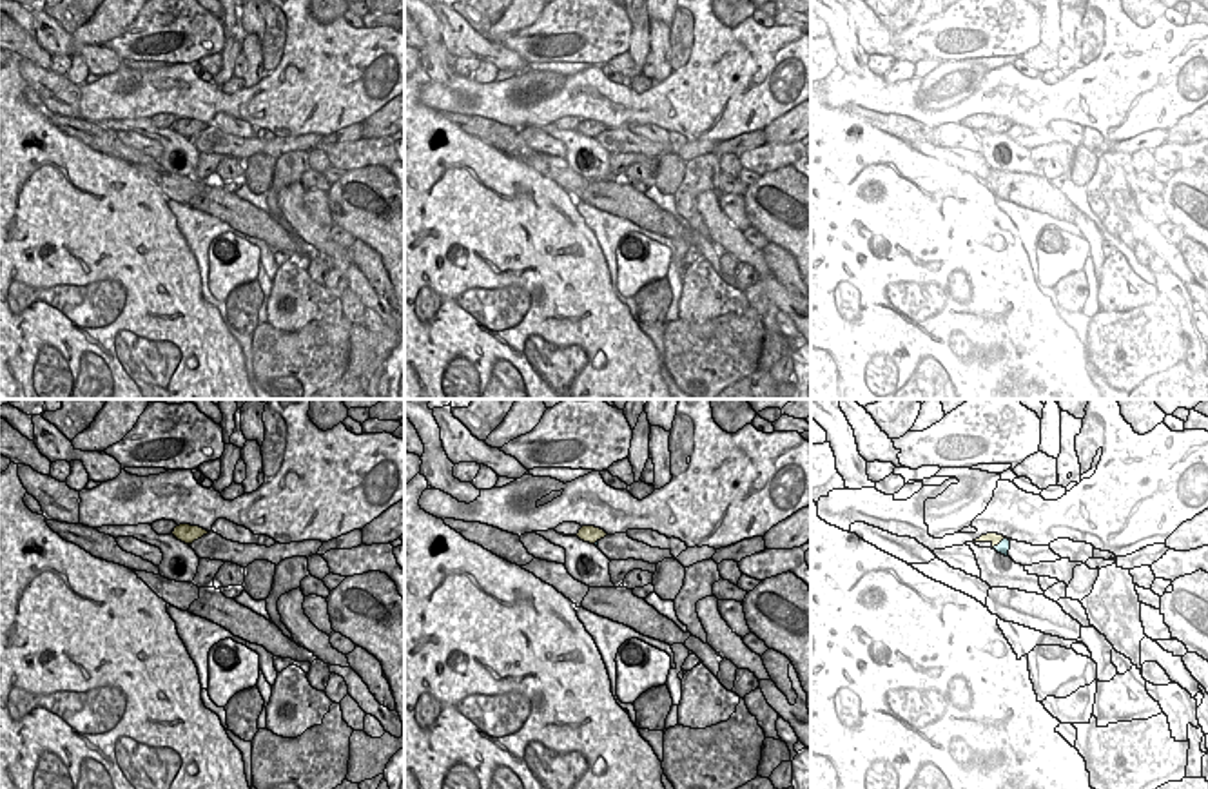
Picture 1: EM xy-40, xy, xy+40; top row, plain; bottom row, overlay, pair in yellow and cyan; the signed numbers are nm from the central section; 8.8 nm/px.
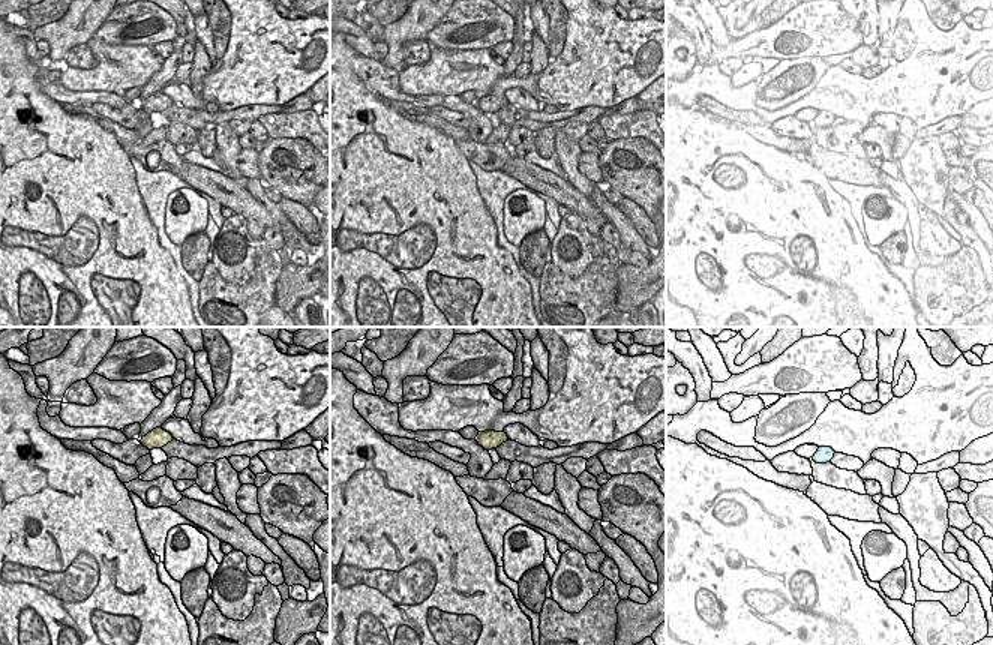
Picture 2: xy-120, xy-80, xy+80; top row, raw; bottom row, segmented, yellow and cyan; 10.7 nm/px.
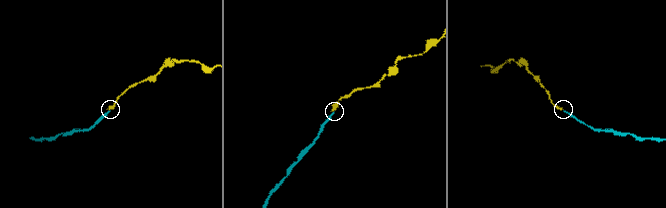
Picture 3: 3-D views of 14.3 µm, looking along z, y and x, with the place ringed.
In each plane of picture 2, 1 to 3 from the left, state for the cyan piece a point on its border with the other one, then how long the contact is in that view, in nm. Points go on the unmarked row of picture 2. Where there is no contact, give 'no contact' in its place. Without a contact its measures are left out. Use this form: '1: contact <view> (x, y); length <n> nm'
1: no contact
2: no contact
3: no contact

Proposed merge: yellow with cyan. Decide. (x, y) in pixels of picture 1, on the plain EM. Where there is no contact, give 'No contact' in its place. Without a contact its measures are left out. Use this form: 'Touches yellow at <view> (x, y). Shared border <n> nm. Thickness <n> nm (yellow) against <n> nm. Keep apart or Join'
Touches yellow at xy+40 (998, 136). Shared border 160 nm. Thickness 100 nm (yellow) against 120 nm. Join.

